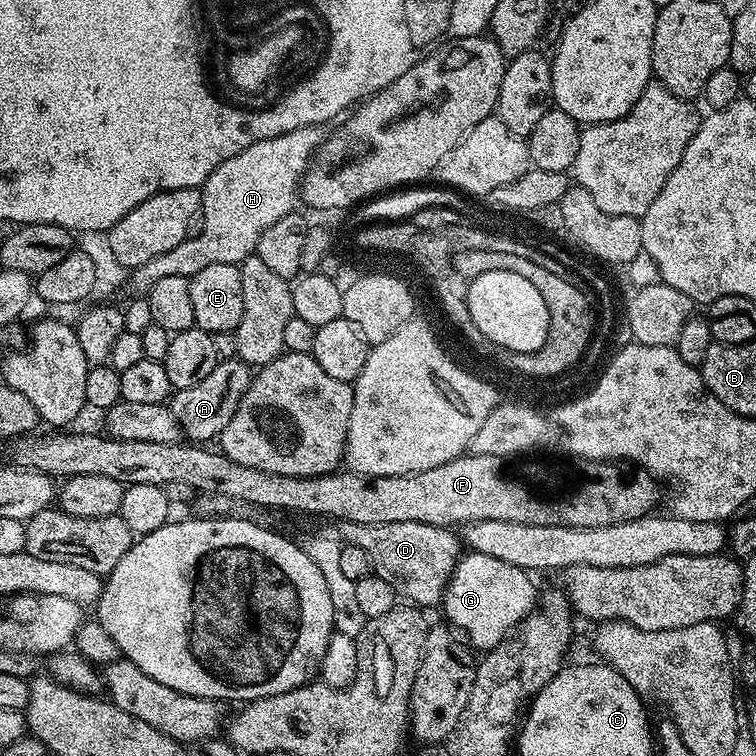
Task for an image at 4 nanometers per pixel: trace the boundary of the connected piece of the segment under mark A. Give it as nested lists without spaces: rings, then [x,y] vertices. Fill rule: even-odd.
[[[224,358],[216,363],[214,370],[210,370],[210,374],[206,374],[206,378],[202,378],[202,382],[198,382],[198,386],[179,389],[173,395],[170,401],[172,413],[180,424],[181,433],[189,441],[215,441],[219,437],[220,431],[226,426],[226,422],[230,422],[230,418],[234,418],[234,410],[238,410],[246,390],[251,386],[253,369],[239,358],[231,359]]]

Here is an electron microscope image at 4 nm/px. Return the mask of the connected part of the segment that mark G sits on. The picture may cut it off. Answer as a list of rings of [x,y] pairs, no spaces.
[[[469,551],[461,555],[448,577],[442,601],[443,619],[457,633],[463,636],[464,632],[463,639],[473,649],[498,647],[510,630],[519,626],[537,607],[538,595],[531,579],[533,577],[525,569],[510,566],[510,562],[498,562],[498,558],[490,558],[490,554]]]

